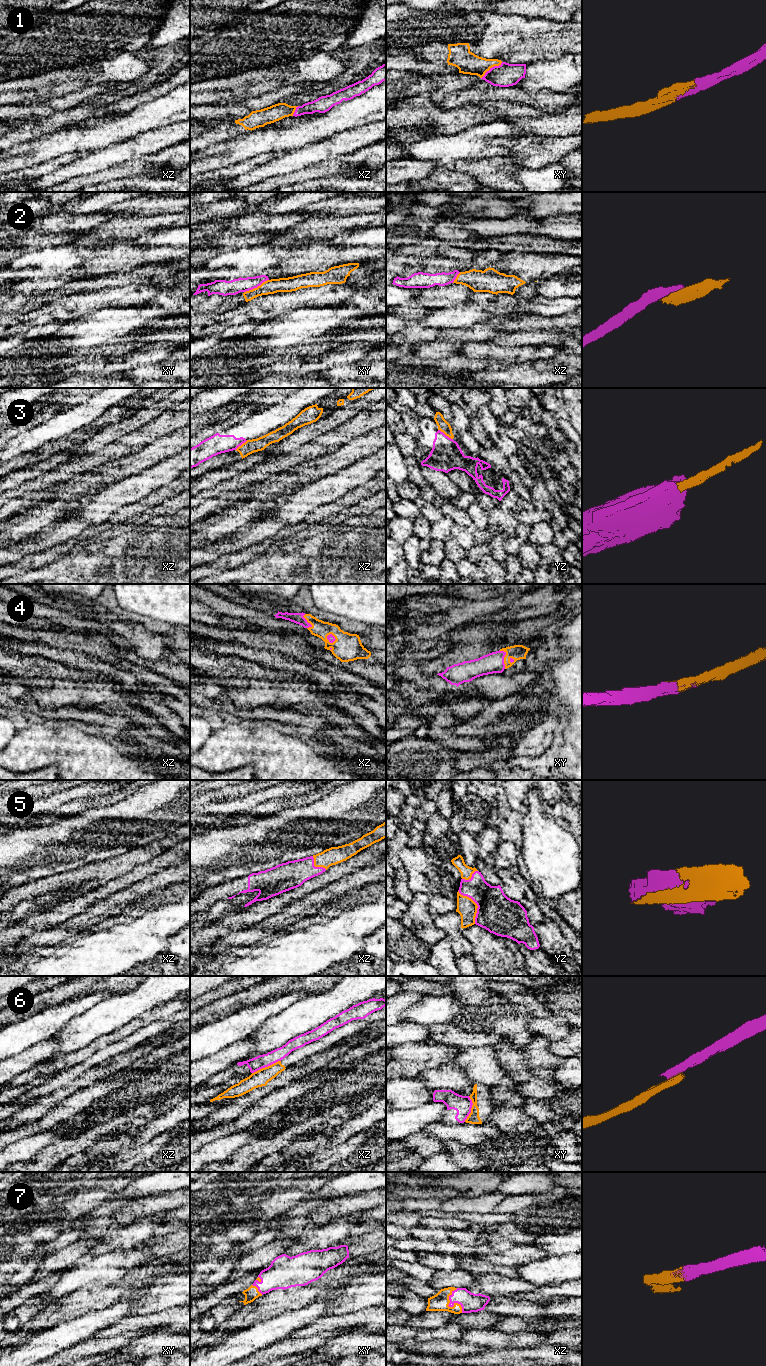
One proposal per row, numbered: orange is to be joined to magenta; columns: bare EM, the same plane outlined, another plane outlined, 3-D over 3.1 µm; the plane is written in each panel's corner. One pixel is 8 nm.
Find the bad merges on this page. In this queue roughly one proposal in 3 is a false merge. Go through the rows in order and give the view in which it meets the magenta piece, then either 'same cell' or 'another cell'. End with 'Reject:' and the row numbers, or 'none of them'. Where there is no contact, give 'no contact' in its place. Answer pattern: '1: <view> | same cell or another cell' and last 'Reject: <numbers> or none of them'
1: xy | same cell
2: xy | another cell
3: yz | another cell
4: xy | same cell
5: yz | same cell
6: xz | another cell
7: xz | same cell
Reject: 2, 3, 6

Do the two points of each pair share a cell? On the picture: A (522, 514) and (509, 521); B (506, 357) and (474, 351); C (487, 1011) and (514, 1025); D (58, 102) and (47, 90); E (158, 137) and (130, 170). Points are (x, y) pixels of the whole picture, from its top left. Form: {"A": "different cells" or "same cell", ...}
{"A": "different cells", "B": "same cell", "C": "same cell", "D": "different cells", "E": "different cells"}

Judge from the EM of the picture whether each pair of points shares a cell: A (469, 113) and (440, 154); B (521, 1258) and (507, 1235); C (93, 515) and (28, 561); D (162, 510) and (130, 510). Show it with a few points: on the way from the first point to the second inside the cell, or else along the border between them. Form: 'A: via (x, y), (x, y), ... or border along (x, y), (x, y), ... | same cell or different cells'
A: border along (477, 124), (450, 134), (432, 135) | different cells
B: border along (501, 1240), (534, 1245) | different cells
C: border along (110, 514), (105, 522), (89, 526) | different cells
D: border along (166, 502), (155, 505), (150, 509) | different cells

